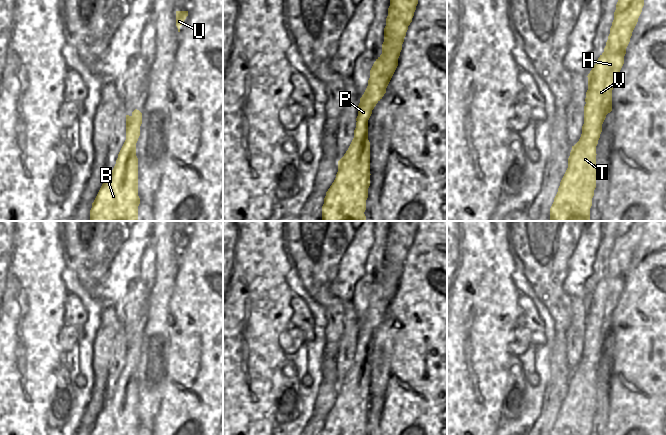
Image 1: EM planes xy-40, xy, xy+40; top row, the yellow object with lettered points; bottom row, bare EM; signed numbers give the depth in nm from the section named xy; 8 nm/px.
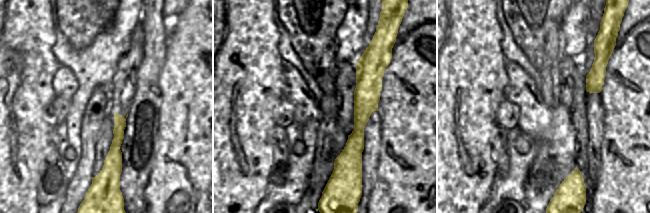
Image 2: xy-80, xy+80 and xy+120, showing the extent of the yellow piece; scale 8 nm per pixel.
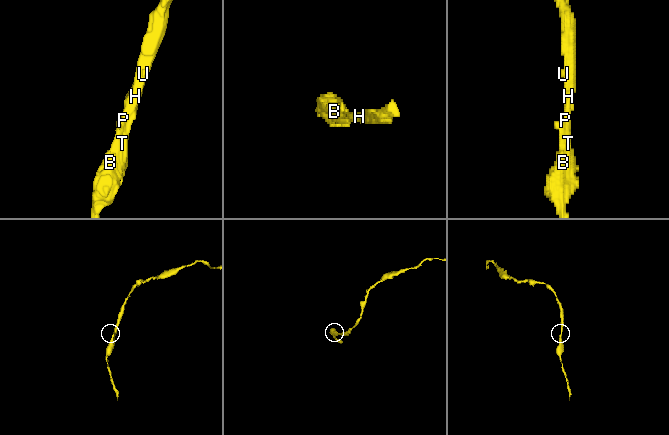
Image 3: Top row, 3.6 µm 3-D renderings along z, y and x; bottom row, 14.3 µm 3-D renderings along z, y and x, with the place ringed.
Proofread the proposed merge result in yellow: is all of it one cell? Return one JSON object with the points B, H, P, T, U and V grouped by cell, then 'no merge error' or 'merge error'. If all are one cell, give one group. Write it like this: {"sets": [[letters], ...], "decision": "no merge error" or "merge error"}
{"sets": [["B", "H", "P", "T", "U", "V"]], "decision": "no merge error"}

